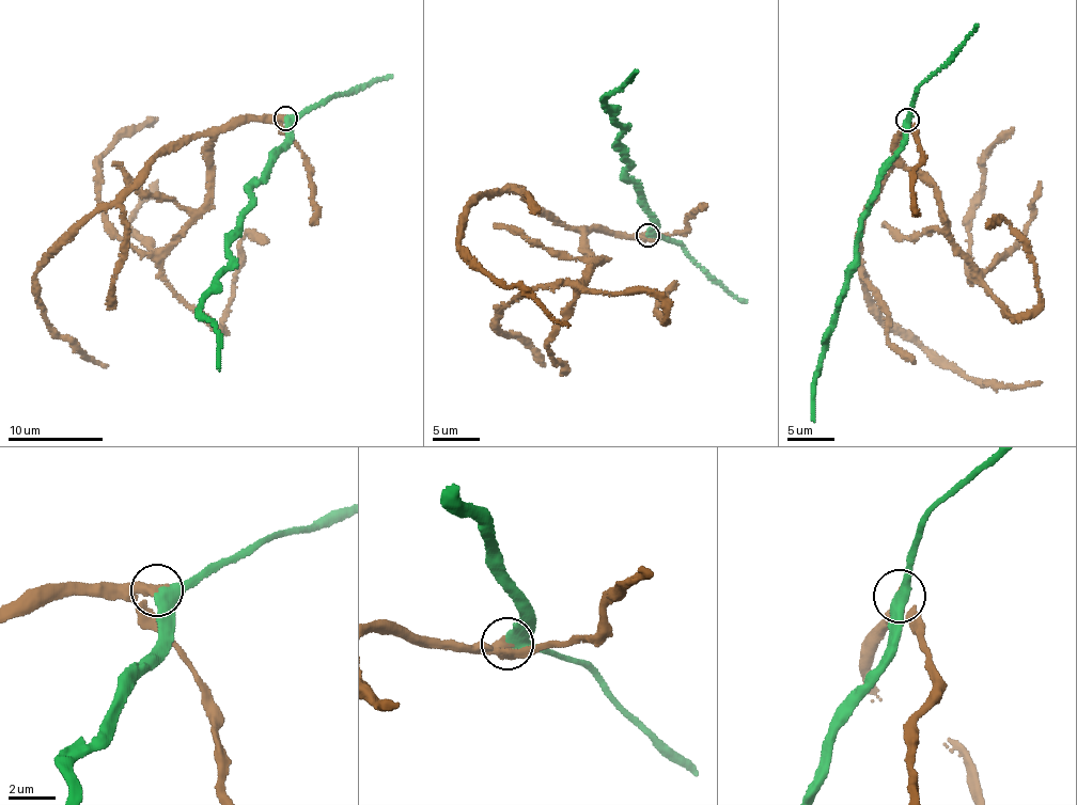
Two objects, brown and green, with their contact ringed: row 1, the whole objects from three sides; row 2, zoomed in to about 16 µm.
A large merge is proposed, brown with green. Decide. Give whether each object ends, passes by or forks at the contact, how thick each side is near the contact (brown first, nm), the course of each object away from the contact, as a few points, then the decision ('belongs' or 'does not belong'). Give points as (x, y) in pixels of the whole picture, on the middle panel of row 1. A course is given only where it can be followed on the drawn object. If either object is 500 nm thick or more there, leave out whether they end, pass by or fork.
brown passes by | green passes by | 320/420 nm | brown via (646, 235), (555, 224), (536, 212), (527, 195), (508, 188), (480, 196), (465, 211), (462, 256), (570, 325) | green via (646, 235), (655, 222), (643, 194), (627, 171), (631, 166), (618, 139), (623, 126), (605, 98), (638, 72) | belongs

